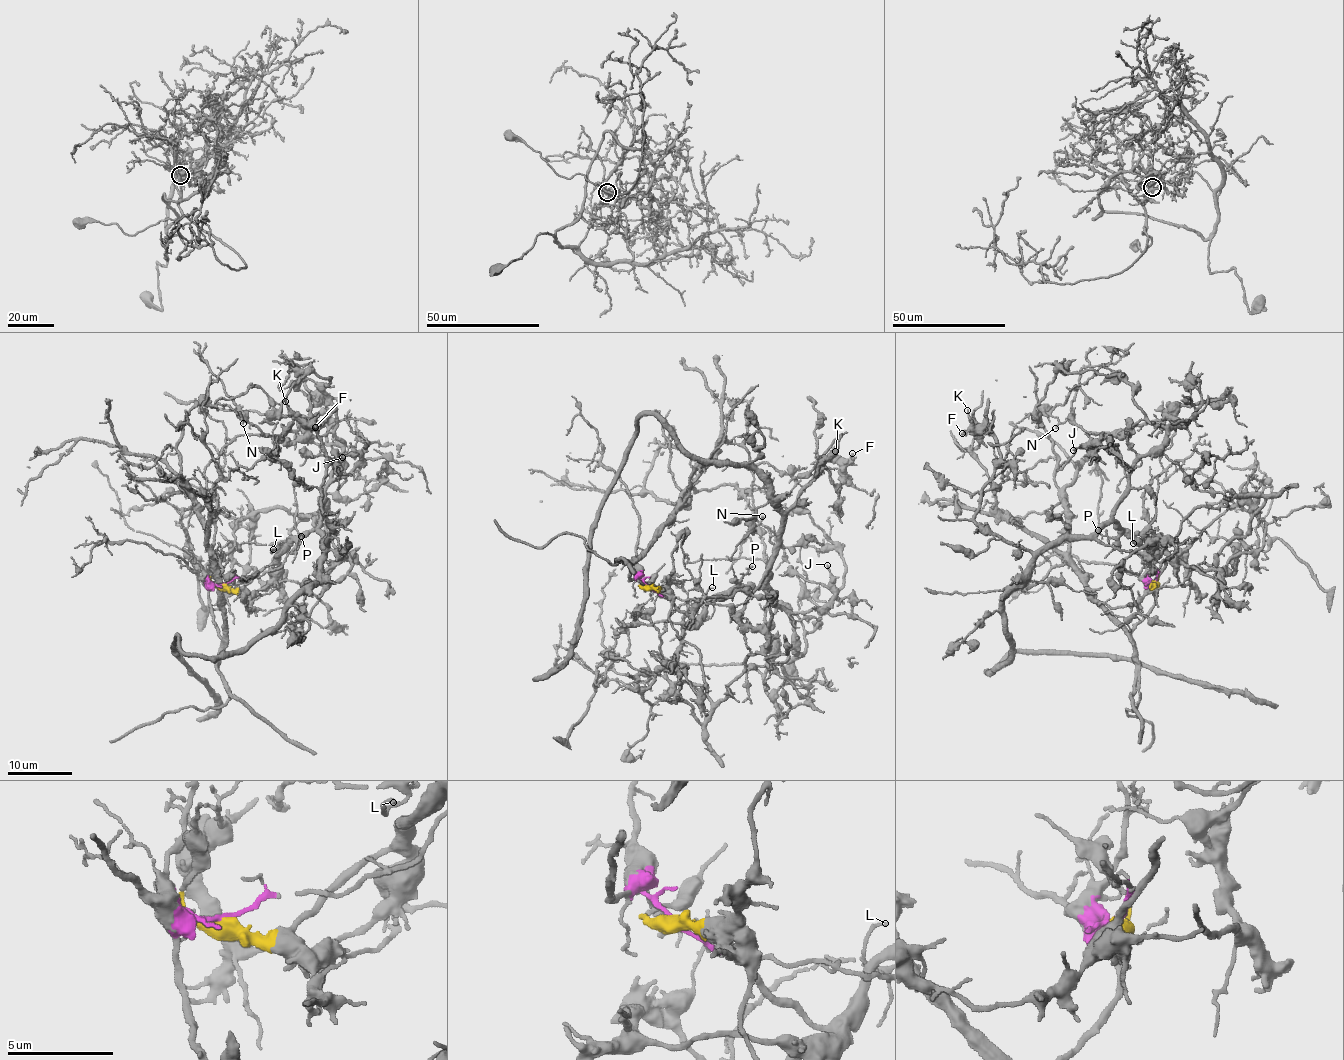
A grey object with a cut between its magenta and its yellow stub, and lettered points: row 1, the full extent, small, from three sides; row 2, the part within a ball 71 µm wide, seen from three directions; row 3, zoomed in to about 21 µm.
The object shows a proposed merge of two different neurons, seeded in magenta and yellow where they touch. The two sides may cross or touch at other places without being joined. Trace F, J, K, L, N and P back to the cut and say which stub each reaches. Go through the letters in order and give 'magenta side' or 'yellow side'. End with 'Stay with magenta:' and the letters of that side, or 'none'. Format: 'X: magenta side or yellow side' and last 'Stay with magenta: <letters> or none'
F: yellow side
J: yellow side
K: yellow side
L: yellow side
N: yellow side
P: yellow side
Stay with magenta: none

